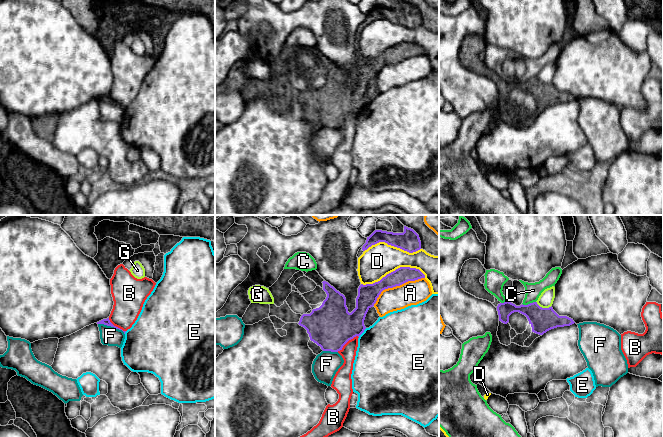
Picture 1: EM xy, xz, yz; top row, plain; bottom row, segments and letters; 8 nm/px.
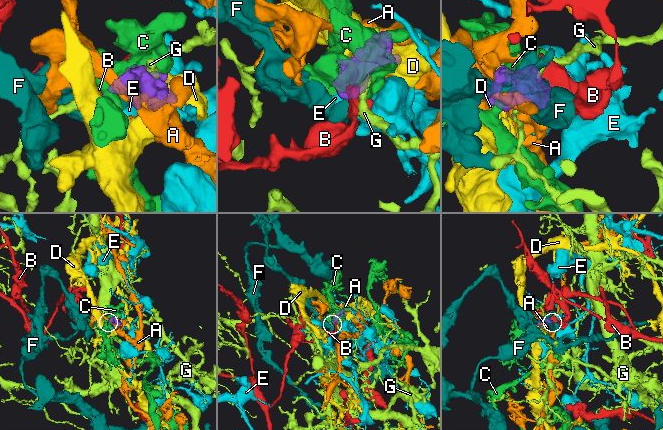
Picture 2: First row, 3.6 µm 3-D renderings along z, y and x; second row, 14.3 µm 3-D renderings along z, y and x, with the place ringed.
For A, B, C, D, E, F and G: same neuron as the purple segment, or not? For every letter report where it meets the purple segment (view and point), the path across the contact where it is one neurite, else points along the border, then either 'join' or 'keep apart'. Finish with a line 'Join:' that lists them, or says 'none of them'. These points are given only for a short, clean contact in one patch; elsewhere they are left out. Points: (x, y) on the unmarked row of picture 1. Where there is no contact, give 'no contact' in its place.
A: meets purple in xz at (396, 61); keep apart
B: meets purple in xz at (347, 117); keep apart
C: meets purple in yz at (528, 80); keep apart
D: meets purple in xz at (393, 47); keep apart
E: meets purple in xz at (362, 108); border along xz (366, 104), (358, 112); keep apart
F: meets purple in xy at (112, 102); border along xy (98, 99), (118, 104), (124, 110); keep apart
G: meets purple in yz at (543, 84); keep apart
Join: none of them

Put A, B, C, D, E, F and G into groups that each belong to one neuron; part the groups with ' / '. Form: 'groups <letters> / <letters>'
groups A / B / C / D / E / F / G

